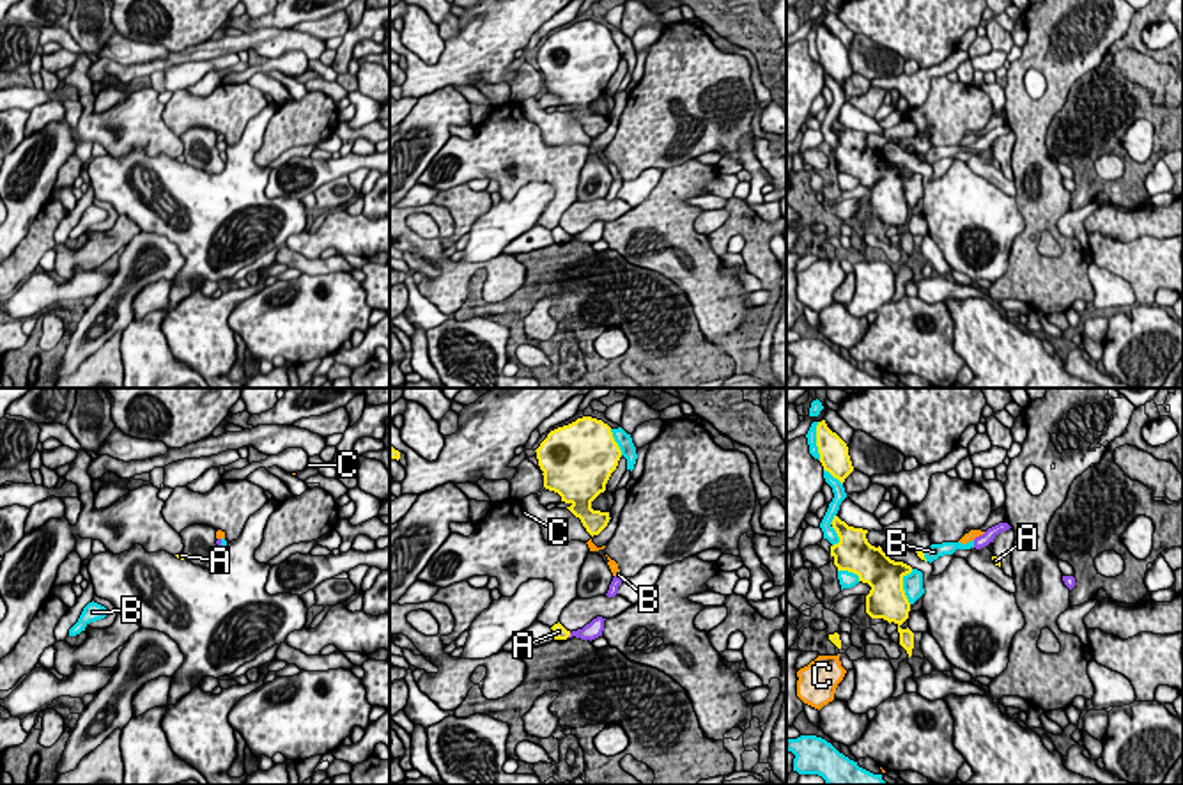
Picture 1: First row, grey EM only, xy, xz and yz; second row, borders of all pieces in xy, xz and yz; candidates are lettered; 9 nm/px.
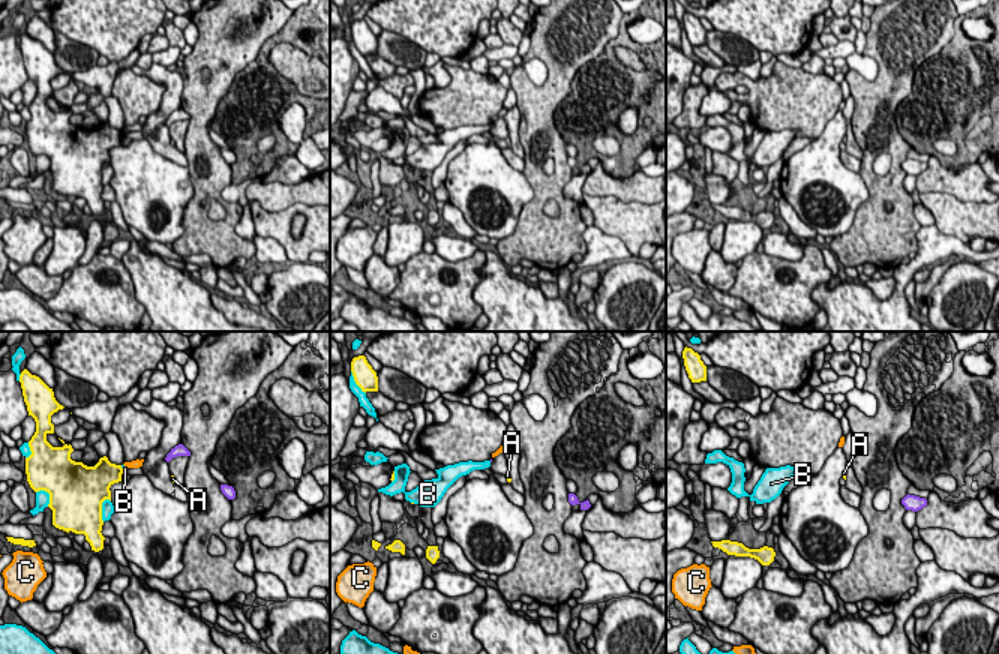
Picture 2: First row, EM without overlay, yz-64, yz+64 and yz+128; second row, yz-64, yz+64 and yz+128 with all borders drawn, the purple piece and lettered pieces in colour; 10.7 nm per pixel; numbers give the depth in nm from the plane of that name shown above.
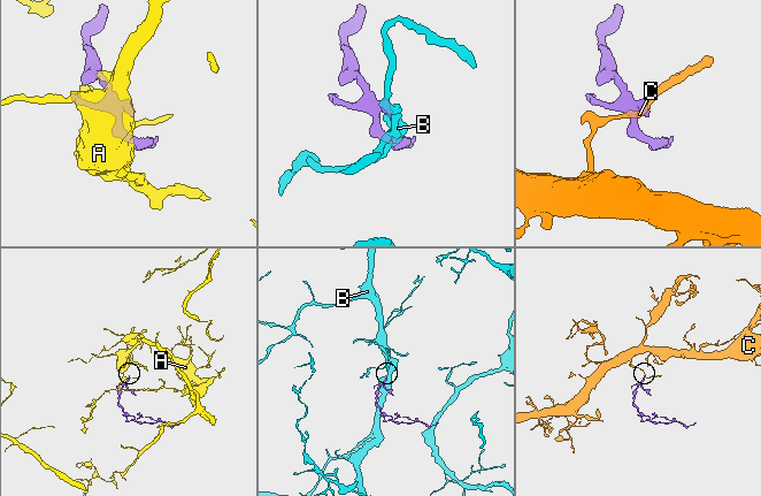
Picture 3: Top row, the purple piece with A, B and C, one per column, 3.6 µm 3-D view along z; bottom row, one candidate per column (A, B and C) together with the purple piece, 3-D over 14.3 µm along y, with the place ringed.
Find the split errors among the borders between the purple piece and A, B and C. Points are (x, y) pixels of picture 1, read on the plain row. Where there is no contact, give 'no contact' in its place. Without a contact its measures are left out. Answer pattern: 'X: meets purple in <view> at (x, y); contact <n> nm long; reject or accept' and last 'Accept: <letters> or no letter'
A: meets purple in xz at (571, 238); contact 60 nm long; reject
B: meets purple in yz at (974, 147); contact 70 nm long; accept
C: meets purple in yz at (980, 139); contact 140 nm long; reject
Accept: B

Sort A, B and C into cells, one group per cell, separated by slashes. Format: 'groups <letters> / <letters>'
groups A / B / C

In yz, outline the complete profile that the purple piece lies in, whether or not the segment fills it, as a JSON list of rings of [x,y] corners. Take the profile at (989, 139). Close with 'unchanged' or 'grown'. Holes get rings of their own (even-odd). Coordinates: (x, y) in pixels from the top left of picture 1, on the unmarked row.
[[[999,126],[992,131],[988,131],[983,138],[976,140],[974,144],[962,147],[962,145],[942,145],[942,147],[932,147],[930,151],[924,152],[924,161],[926,165],[933,165],[939,159],[944,158],[953,158],[956,152],[981,152],[985,149],[988,149],[990,145],[994,145],[994,142],[1001,136],[1009,133],[1011,129],[1008,126]]] | grown

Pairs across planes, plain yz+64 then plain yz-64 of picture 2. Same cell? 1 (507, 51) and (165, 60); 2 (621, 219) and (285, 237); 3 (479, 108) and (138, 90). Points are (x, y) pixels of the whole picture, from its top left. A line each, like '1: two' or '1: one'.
1: one
2: one
3: one

